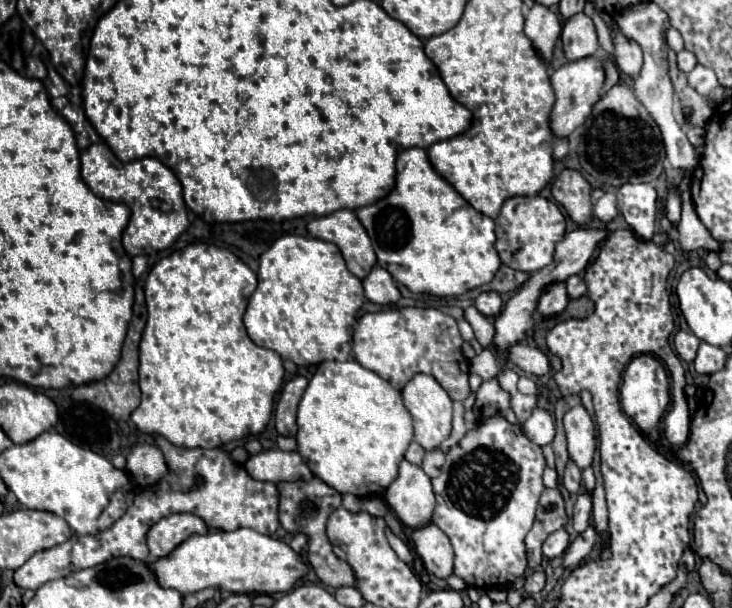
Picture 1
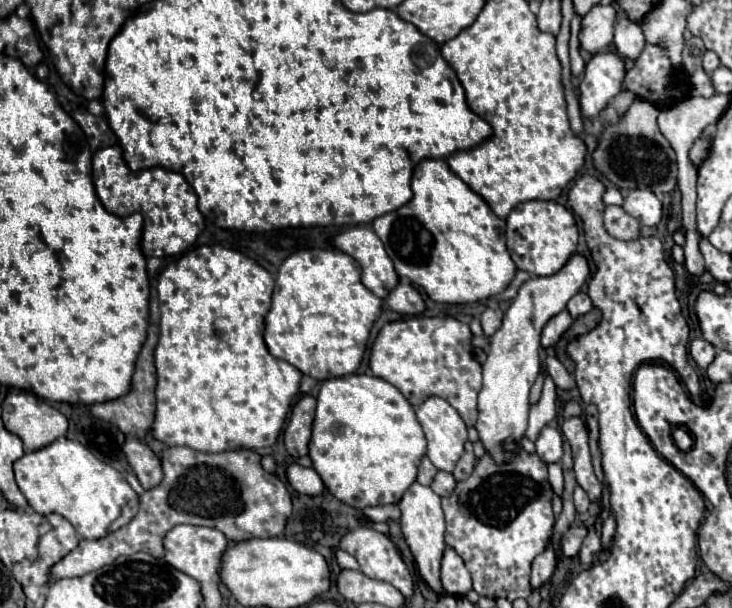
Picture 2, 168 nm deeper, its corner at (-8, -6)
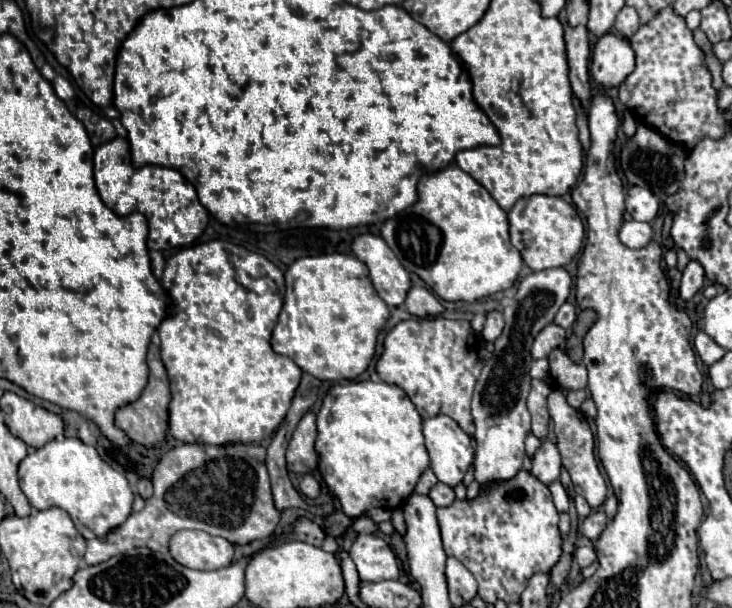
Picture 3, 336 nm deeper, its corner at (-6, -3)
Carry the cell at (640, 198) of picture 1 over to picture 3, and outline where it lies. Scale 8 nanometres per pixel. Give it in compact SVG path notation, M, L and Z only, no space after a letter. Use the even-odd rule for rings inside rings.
M631 186L627 190L625 204L627 204L627 212L633 216L633 220L641 220L641 222L651 222L659 210L659 200L641 186Z

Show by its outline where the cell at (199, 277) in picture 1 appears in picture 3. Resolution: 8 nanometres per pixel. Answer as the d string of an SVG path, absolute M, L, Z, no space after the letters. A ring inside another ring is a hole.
M211 240L205 244L197 244L197 246L189 246L189 248L181 248L177 254L173 254L163 270L161 276L161 284L163 288L169 292L171 298L171 306L169 306L169 316L163 320L163 324L159 326L159 338L161 338L161 358L163 364L167 368L169 380L171 380L171 404L169 404L169 434L181 442L199 442L199 444L229 444L229 442L259 442L267 436L271 436L275 432L275 428L283 422L289 406L291 406L291 398L299 386L301 380L301 368L287 356L275 354L271 350L271 332L277 324L277 316L283 308L283 298L285 298L285 278L283 272L269 262L265 256L261 254L251 254L235 244L225 244L219 240ZM239 270L245 272L245 278L251 278L251 286L245 286L245 282L239 280Z

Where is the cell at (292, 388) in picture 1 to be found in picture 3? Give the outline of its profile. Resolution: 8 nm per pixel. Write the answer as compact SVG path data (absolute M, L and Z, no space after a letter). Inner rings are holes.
M307 412L297 424L293 438L289 442L289 448L287 448L287 468L291 472L309 474L317 470L319 458L315 452L315 438L317 438L315 414Z

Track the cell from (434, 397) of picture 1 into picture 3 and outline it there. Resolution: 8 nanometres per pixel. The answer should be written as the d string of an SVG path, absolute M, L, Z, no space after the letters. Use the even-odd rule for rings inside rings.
M435 416L423 422L425 446L431 456L431 470L437 480L455 488L471 468L475 452L469 436L449 416Z

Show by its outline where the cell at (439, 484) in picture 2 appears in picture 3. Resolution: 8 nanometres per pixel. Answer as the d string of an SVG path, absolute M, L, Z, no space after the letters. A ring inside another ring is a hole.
M437 484L431 492L429 492L429 498L433 500L435 506L449 506L455 502L455 492L453 488L449 488L447 484Z

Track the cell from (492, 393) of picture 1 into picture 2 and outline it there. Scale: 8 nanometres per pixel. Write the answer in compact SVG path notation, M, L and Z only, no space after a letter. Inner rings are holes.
M573 253L561 271L549 277L531 277L525 281L503 317L503 325L491 335L487 361L483 363L483 389L479 391L477 431L485 449L495 461L505 461L511 455L503 451L503 443L521 441L527 429L529 387L539 375L539 341L543 325L565 309L567 301L581 289L589 277L589 263L583 255Z

